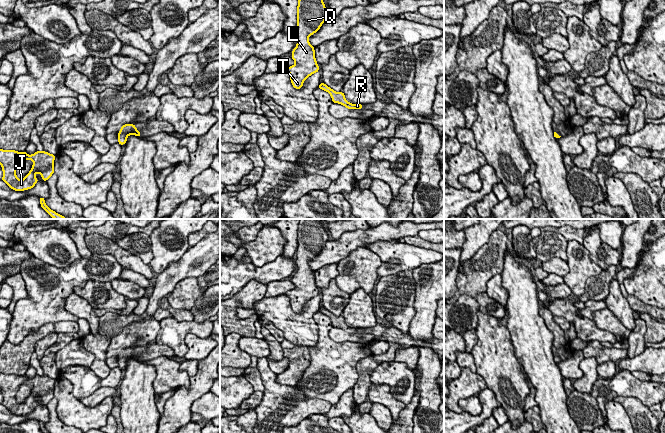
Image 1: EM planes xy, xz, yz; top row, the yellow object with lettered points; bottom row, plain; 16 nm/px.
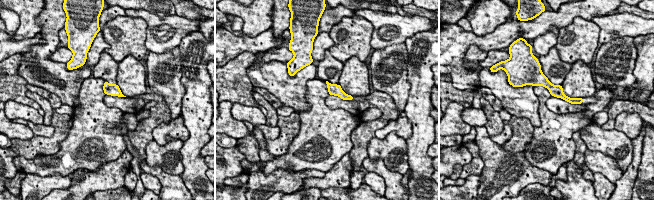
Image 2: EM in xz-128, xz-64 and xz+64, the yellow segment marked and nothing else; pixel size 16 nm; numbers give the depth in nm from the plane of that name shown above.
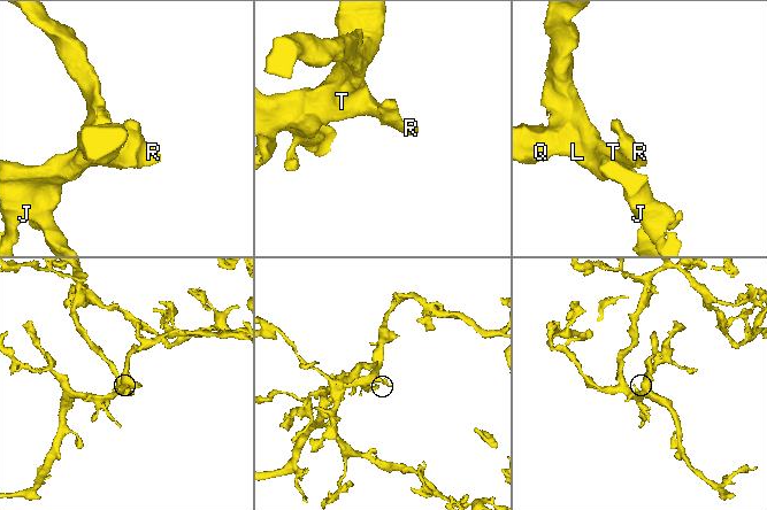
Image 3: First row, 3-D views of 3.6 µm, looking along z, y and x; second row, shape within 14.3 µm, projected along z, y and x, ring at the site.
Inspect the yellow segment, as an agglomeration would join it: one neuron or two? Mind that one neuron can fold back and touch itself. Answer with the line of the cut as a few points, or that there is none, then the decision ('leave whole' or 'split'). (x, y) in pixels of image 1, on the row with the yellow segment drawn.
cut none; leave whole

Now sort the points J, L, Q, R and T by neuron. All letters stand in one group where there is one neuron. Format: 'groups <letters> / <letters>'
groups J L Q R T

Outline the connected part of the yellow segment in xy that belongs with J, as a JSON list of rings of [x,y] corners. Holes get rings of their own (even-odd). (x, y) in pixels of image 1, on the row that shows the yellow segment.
[[[0,149],[0,165],[3,171],[2,181],[5,182],[12,190],[24,191],[35,186],[38,179],[36,173],[40,173],[42,180],[47,181],[54,174],[54,160],[56,155],[46,151],[36,151],[28,155],[26,151],[18,152],[15,150]],[[22,160],[32,160],[33,165],[24,179],[18,179],[16,170]]]

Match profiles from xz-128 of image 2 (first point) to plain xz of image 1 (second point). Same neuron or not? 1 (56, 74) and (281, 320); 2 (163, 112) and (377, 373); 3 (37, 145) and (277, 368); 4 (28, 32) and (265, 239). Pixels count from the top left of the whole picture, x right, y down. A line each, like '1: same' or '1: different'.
1: same
2: different
3: different
4: same

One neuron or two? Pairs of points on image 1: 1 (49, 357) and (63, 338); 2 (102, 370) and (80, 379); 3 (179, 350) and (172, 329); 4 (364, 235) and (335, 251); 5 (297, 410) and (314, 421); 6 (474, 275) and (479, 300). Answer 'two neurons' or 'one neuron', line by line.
1: one neuron
2: two neurons
3: one neuron
4: one neuron
5: two neurons
6: two neurons

